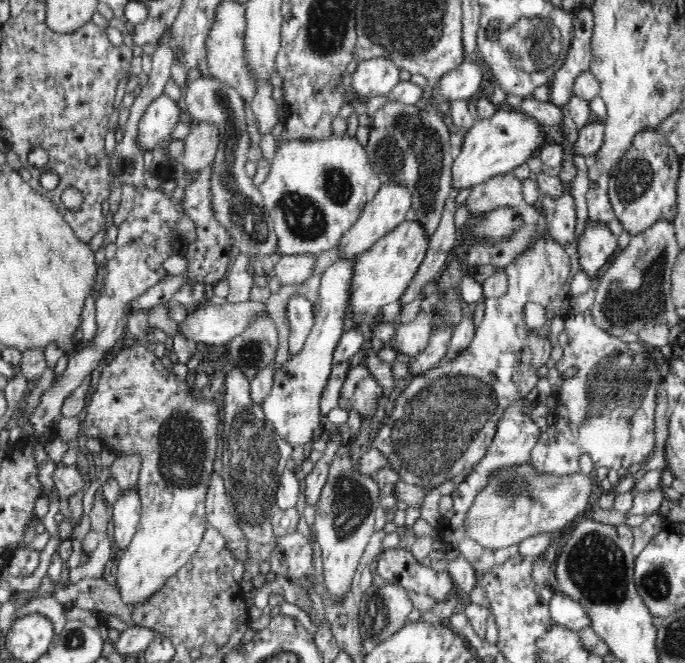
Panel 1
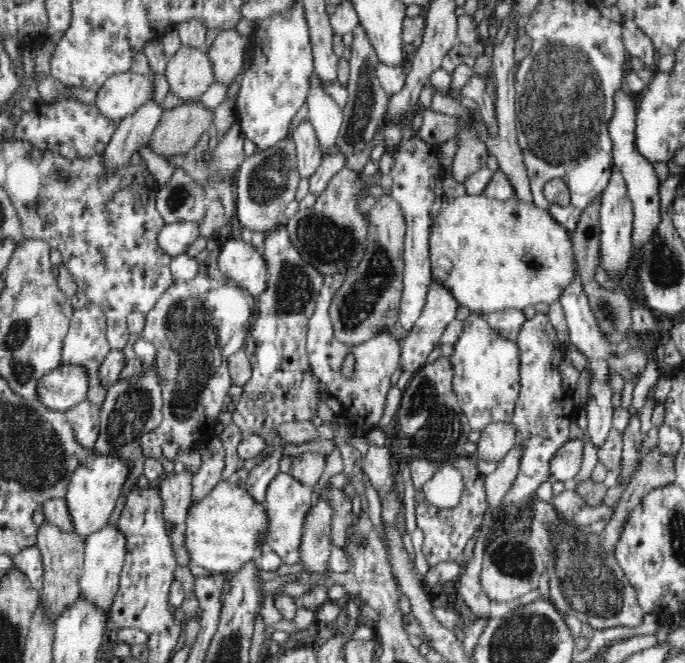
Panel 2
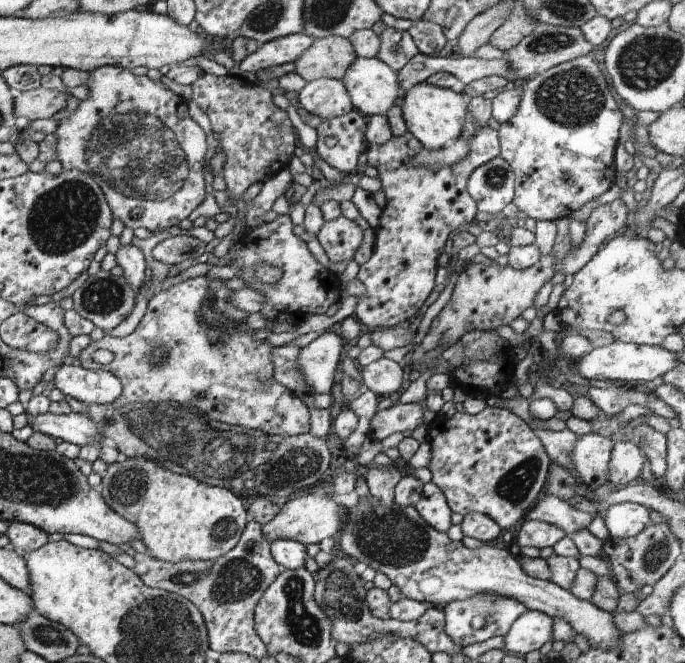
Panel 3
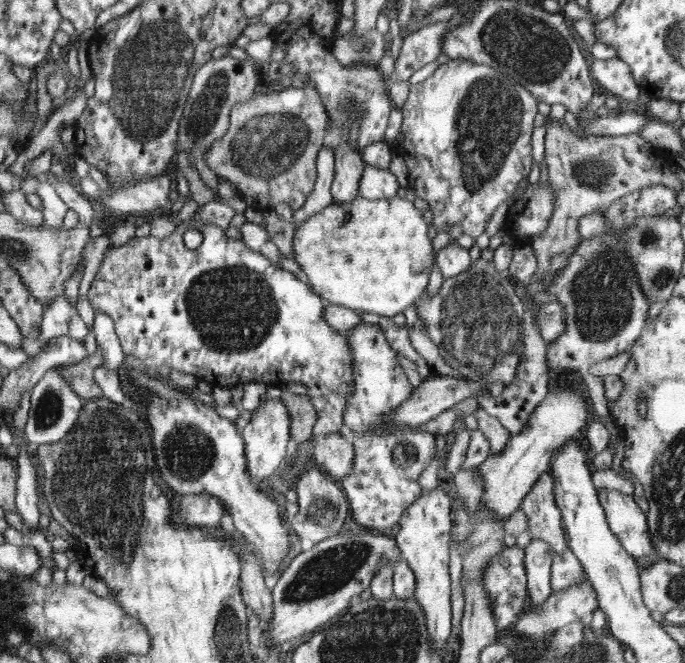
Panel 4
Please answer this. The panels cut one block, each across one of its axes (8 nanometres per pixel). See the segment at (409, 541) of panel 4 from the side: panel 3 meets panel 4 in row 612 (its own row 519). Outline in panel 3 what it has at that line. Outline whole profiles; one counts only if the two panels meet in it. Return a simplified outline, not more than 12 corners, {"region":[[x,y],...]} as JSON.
{"region":[[425,483],[415,506],[434,529],[447,532],[452,512],[442,489]]}

